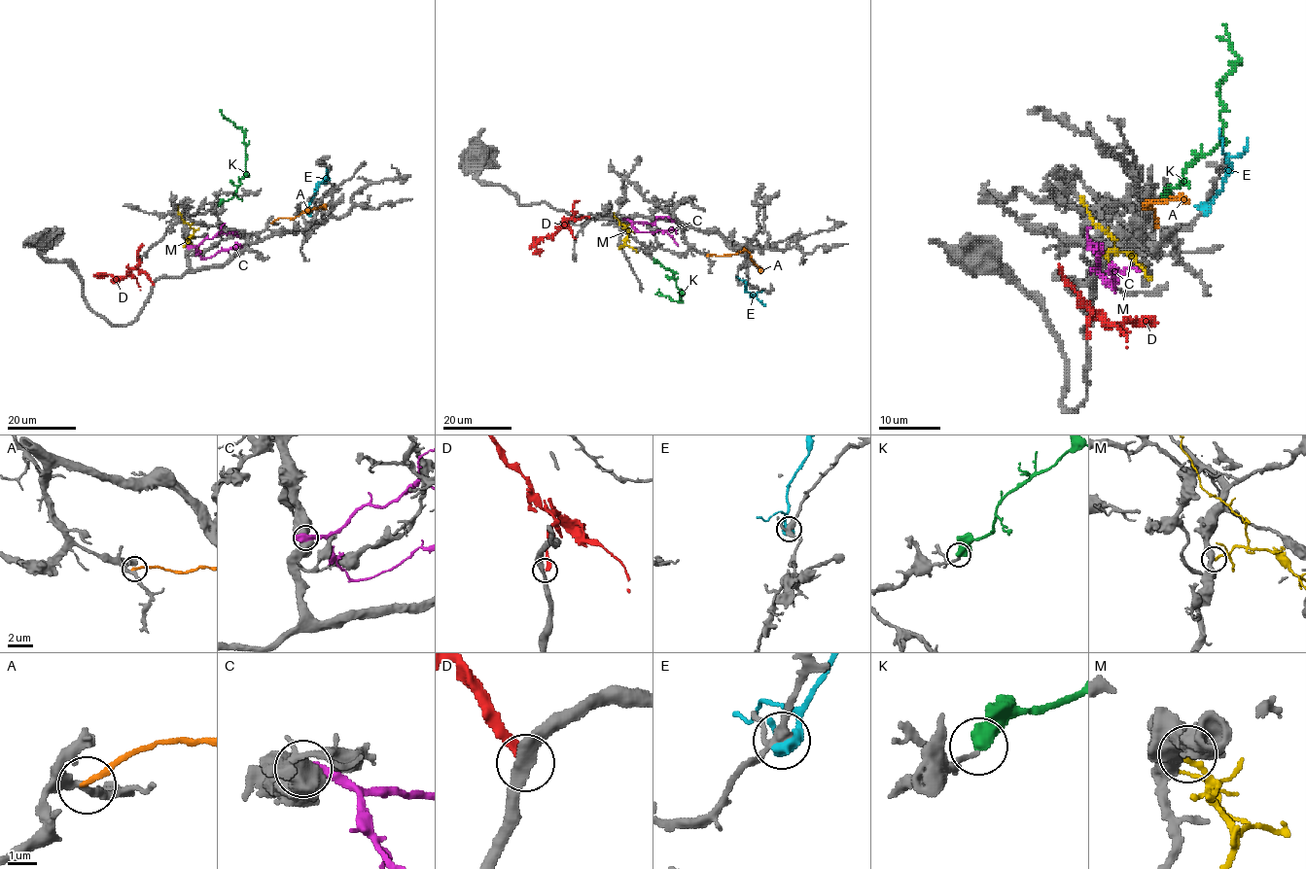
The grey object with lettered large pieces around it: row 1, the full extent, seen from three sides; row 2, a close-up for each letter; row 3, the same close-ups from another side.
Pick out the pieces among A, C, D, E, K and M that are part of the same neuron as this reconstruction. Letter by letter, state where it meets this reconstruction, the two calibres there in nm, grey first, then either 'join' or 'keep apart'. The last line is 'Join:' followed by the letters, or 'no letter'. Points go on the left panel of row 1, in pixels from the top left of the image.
A: (271, 223) | 240/200 nm | keep apart
C: (190, 247) | 650/500 nm | keep apart
D: (154, 284) | 400/260 nm | keep apart
E: (310, 214) | 280/480 nm | keep apart
K: (218, 205) | 160/600 nm | keep apart
M: (187, 239) | 500/200 nm | keep apart
Join: no letter

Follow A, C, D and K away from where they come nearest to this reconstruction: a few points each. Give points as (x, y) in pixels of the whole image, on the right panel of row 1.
A: (1157, 226), (1157, 218), (1147, 205), (1177, 197), (1187, 202)
C: (1092, 269), (1113, 292), (1112, 274), (1128, 266), (1139, 269)
D: (1086, 337), (1092, 310), (1105, 322), (1116, 325), (1124, 319), (1139, 325), (1157, 322)
K: (1163, 195), (1180, 184), (1189, 165), (1218, 142), (1223, 124), (1218, 85), (1237, 63), (1224, 23)

